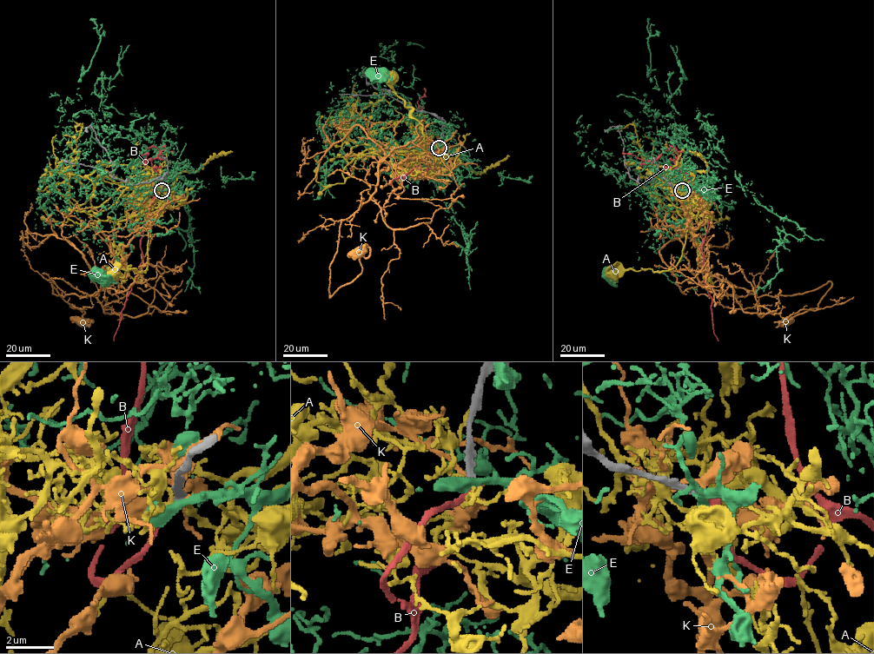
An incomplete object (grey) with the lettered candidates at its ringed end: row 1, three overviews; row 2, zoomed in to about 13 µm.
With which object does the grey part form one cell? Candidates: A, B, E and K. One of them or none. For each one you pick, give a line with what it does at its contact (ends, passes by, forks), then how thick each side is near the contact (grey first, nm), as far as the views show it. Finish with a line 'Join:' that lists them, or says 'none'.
B: It ends there. Thickness 240 nm (grey) against 340 nm
Join: B

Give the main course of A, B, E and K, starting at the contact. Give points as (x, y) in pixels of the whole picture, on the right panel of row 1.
A: (681, 189), (677, 187), (679, 185), (682, 188), (688, 223), (678, 262), (667, 270), (620, 269), (613, 275)
B: (682, 189), (689, 197), (699, 195), (708, 218), (702, 277), (718, 340)
E: (681, 190), (708, 196), (689, 170), (669, 172), (678, 188), (696, 183), (655, 178), (647, 240), (605, 274)
K: (681, 189), (707, 287), (777, 296), (831, 283), (817, 307), (786, 321)

